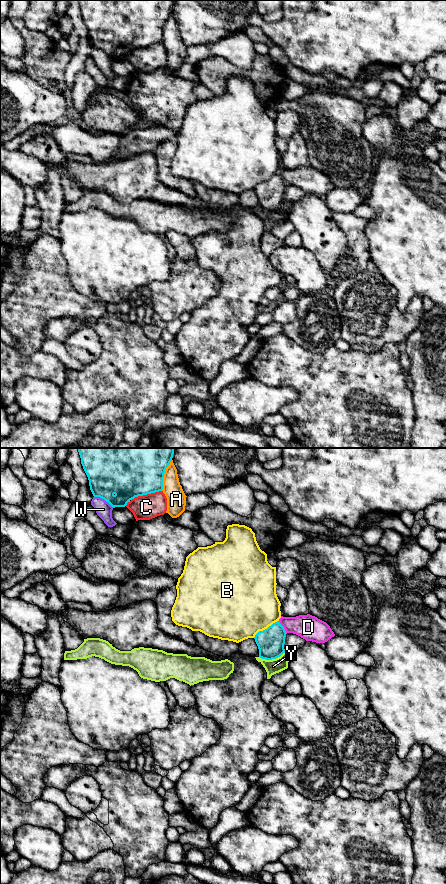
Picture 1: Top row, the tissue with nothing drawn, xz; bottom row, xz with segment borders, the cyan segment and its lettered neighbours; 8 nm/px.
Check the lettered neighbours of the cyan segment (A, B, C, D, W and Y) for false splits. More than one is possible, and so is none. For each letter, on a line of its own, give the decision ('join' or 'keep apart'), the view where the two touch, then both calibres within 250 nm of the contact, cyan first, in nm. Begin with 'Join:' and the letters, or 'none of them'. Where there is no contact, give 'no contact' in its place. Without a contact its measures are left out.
Join: none of them
A: keep apart; meets cyan in xz; 500 nm thick on the cyan side, 160 nm on the other
B: keep apart; meets cyan in xz; 220 nm thick on the cyan side, 480 nm on the other
C: keep apart; meets cyan in xz; 500 nm thick on the cyan side, 200 nm on the other
D: keep apart; meets cyan in xz; 220 nm thick on the cyan side, 200 nm on the other
W: keep apart; meets cyan in xz; 400 nm thick on the cyan side, 130 nm on the other
Y: keep apart; meets cyan in xz; 220 nm thick on the cyan side, 120 nm on the other

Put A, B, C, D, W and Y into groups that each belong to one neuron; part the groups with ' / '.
A / B / C / D / W / Y

